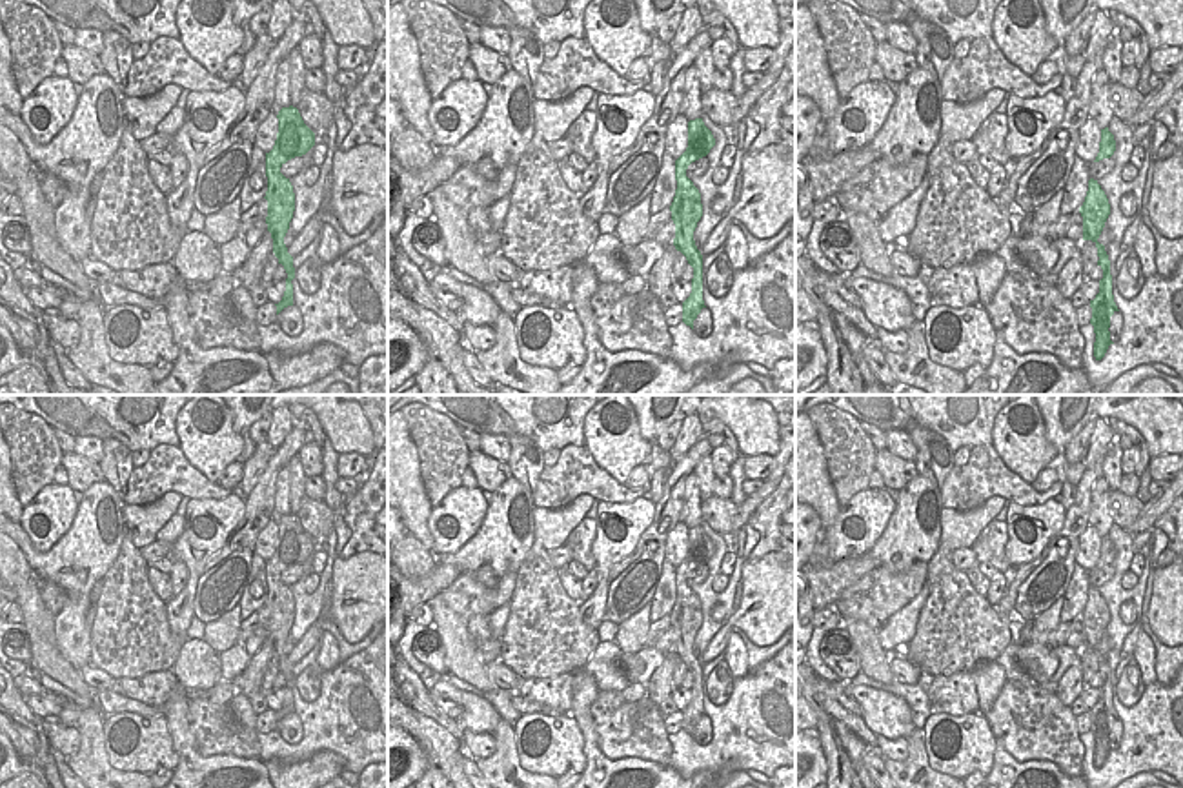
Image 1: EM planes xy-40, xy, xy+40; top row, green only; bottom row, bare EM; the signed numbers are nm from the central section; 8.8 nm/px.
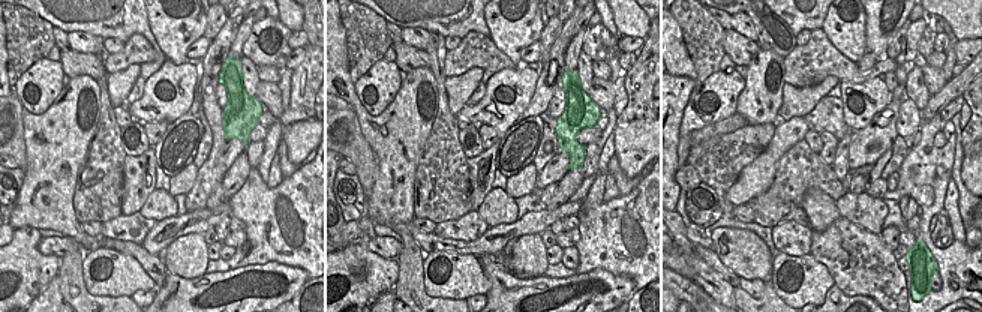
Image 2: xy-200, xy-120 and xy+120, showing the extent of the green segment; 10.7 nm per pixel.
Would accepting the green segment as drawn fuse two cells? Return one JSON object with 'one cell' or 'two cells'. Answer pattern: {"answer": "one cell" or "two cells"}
{"answer": "one cell"}

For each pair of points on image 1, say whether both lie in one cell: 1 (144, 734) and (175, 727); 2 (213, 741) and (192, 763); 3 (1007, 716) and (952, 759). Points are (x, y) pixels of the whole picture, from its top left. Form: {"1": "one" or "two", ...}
{"1": "two", "2": "two", "3": "two"}

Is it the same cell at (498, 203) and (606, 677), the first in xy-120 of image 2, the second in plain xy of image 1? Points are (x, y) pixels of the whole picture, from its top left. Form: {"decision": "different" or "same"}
{"decision": "same"}

